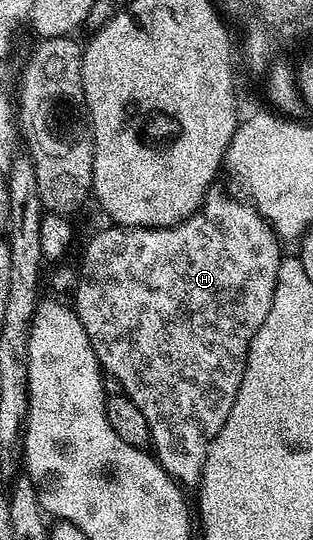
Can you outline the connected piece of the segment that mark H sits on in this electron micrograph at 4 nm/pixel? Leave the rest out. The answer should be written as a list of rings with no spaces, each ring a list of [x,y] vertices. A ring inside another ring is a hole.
[[[209,191],[208,195],[204,197],[203,204],[200,205],[200,210],[195,212],[191,218],[169,228],[107,226],[108,228],[102,229],[101,232],[94,233],[84,248],[84,258],[80,262],[80,277],[76,280],[74,311],[90,338],[90,346],[94,350],[96,361],[109,377],[112,375],[120,383],[119,391],[128,396],[130,402],[138,402],[138,410],[142,410],[142,414],[146,414],[146,420],[150,420],[148,430],[154,430],[154,438],[150,441],[150,446],[158,446],[158,451],[154,453],[157,462],[161,466],[168,466],[170,470],[174,470],[174,474],[178,474],[176,483],[185,489],[195,489],[199,485],[200,475],[204,469],[204,463],[200,461],[200,458],[204,458],[200,456],[202,446],[211,444],[222,430],[222,426],[234,406],[234,398],[238,398],[238,390],[242,386],[242,378],[244,377],[244,367],[248,361],[248,348],[252,345],[254,334],[258,334],[262,322],[266,322],[266,314],[270,314],[270,306],[274,302],[278,266],[282,259],[281,243],[272,227],[261,218],[251,203],[245,202],[243,199],[241,199],[242,201],[231,200],[230,197],[223,196],[222,193],[216,191]],[[178,374],[192,374],[192,378],[188,378],[188,380],[196,380],[196,388],[192,388],[192,390],[196,390],[194,394],[198,394],[198,396],[196,398],[192,396],[194,402],[184,402],[186,396],[182,396],[182,392],[180,392],[180,398],[176,398],[176,390],[178,390],[176,376]]]

